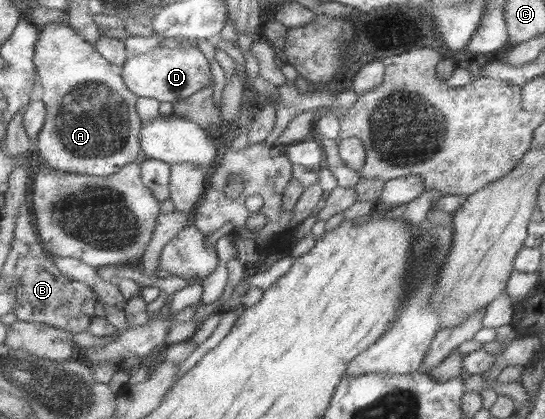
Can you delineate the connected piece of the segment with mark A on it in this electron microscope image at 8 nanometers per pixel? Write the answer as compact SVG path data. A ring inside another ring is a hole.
M57 19L57 21L43 26L38 35L40 36L36 39L34 47L34 63L37 65L38 73L40 74L39 80L43 87L42 99L47 104L47 119L45 127L43 127L39 135L37 148L42 163L56 171L67 174L93 175L98 177L119 174L126 166L129 166L133 161L137 161L137 157L143 153L141 135L144 131L144 121L138 112L138 99L140 97L130 90L124 77L114 70L113 64L99 53L95 45L89 43L83 35L79 35L77 29L69 24L68 19Z

